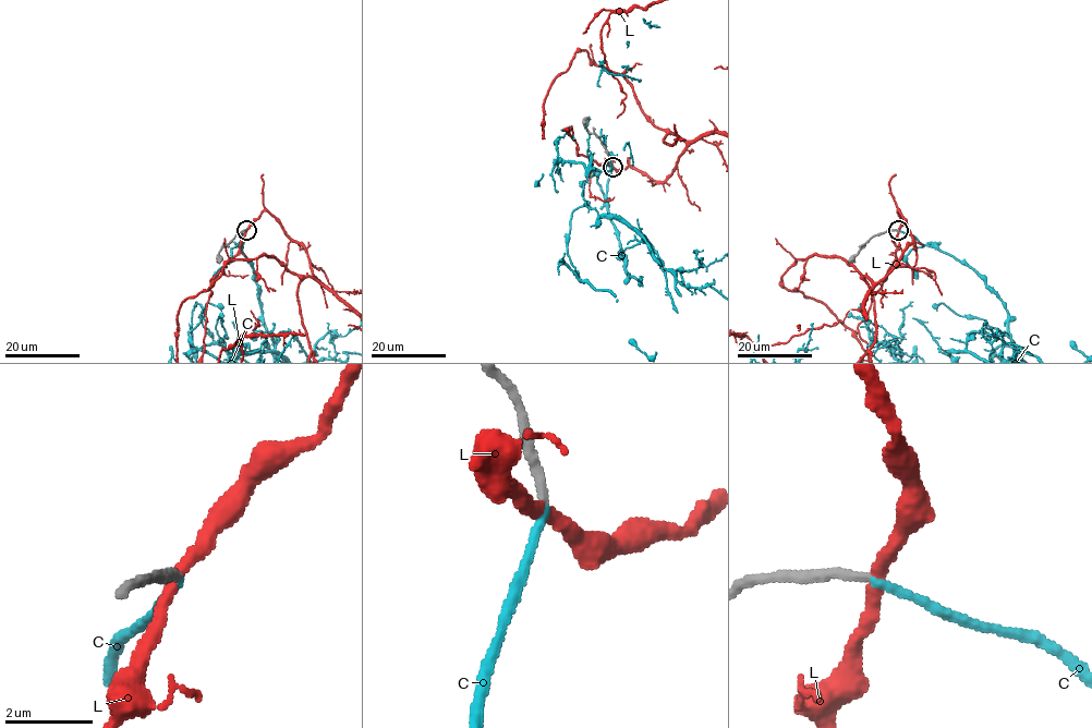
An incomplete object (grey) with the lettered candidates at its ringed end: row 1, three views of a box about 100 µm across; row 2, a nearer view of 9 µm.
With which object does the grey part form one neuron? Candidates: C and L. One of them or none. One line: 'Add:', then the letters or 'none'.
Add: C

